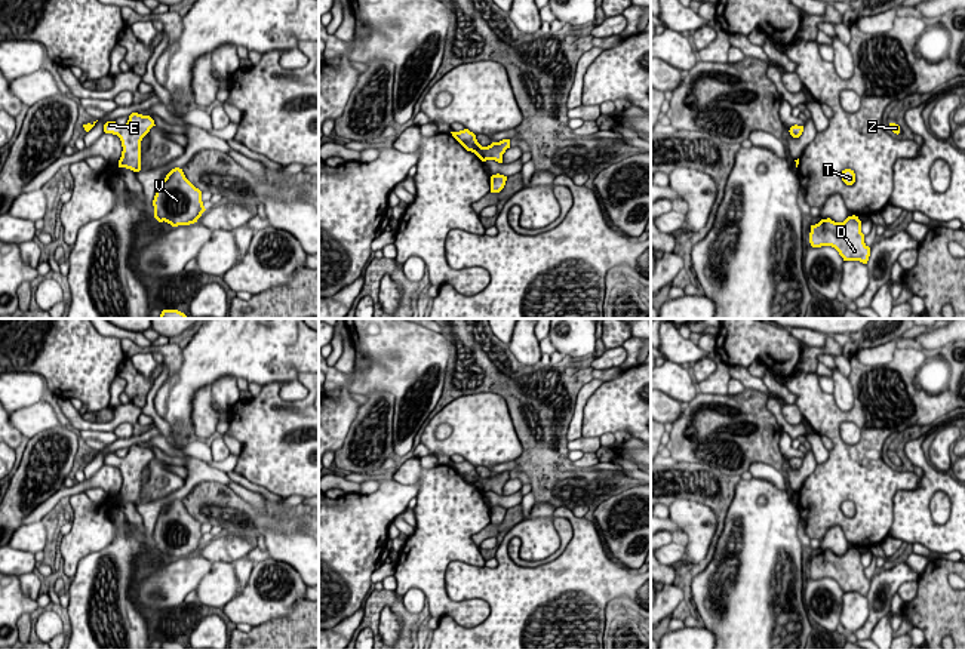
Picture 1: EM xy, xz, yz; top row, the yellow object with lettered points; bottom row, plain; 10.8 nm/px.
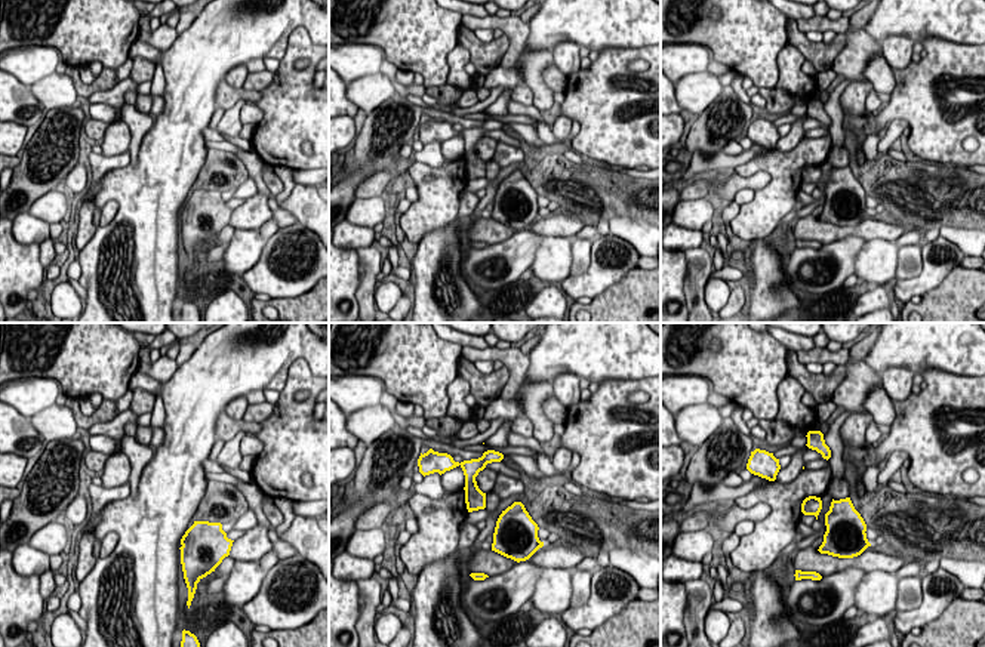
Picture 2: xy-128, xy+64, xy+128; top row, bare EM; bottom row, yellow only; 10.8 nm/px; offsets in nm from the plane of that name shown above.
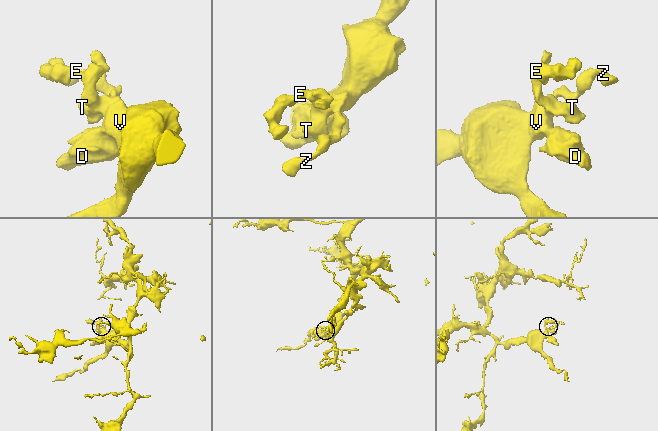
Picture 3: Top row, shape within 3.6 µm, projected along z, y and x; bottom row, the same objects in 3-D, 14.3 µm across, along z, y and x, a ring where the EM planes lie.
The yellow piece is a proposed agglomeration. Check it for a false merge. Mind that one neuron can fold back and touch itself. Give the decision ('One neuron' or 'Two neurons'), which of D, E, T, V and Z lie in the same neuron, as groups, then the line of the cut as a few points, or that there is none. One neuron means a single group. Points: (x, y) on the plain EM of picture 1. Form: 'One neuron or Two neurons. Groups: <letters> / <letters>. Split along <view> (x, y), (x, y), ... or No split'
One neuron. Groups: D E T V Z. No split

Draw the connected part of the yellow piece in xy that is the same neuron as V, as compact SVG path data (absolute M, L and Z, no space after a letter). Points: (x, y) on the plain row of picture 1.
M179 499L172 501L159 514L153 538L154 550L172 559L194 556L206 542L202 523L185 510Z

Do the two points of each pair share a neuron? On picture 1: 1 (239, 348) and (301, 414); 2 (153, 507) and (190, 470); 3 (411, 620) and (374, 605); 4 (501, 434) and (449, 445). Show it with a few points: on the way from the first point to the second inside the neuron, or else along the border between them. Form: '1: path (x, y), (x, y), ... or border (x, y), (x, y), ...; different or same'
1: border (282, 383), (266, 383), (261, 387); different
2: path (165, 501), (180, 494), (190, 482); same
3: path (402, 612), (392, 602), (383, 602); same
4: path (488, 434), (476, 434), (463, 440); same

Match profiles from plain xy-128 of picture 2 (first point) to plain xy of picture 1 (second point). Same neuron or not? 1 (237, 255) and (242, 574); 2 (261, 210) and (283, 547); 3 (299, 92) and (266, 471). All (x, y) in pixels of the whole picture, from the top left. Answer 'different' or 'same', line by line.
1: different
2: different
3: same

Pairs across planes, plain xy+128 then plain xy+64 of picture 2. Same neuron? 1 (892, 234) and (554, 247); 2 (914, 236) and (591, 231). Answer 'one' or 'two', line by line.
1: two
2: one

